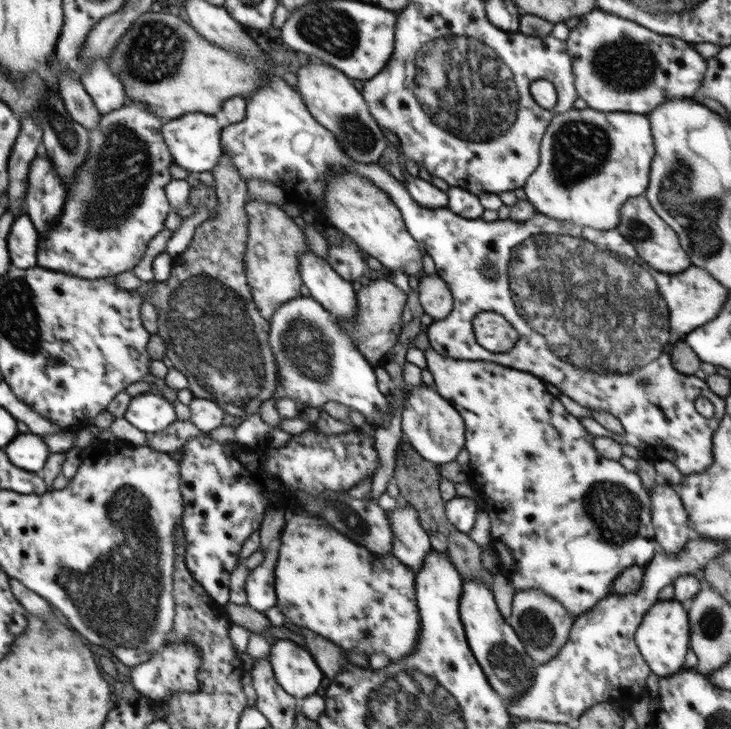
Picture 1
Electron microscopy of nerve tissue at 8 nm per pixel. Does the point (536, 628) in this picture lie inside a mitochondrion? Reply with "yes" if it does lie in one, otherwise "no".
yes

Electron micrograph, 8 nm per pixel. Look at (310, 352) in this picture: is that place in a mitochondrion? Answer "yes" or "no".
yes

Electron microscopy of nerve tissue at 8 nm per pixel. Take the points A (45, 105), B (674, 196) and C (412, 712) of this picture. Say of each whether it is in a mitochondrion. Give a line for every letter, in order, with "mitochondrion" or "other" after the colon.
A: mitochondrion
B: mitochondrion
C: mitochondrion

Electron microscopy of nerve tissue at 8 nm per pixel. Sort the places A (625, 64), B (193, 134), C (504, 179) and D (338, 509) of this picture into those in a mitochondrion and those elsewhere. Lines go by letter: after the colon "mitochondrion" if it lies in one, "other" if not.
A: mitochondrion
B: other
C: other
D: mitochondrion

